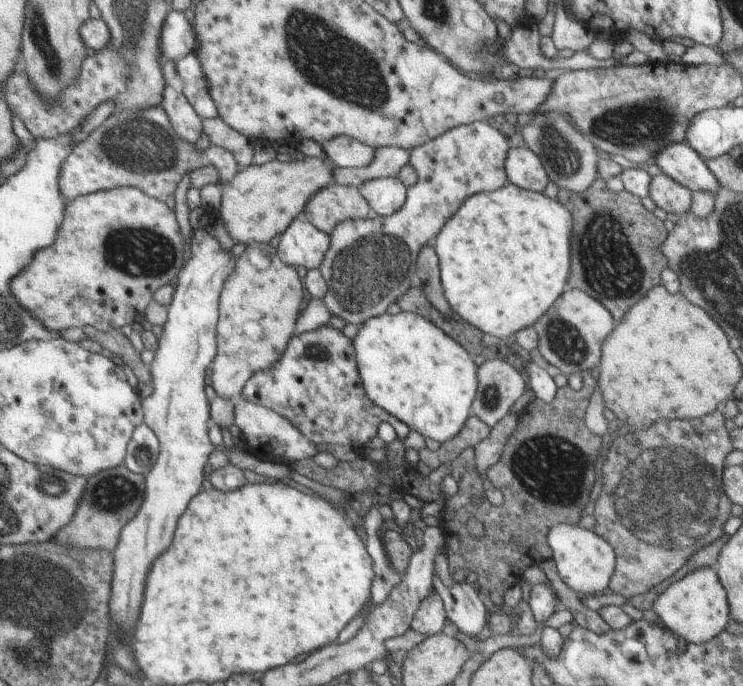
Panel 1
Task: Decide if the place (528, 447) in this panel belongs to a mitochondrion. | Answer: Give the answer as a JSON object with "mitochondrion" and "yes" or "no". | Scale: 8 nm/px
{"mitochondrion":"yes"}

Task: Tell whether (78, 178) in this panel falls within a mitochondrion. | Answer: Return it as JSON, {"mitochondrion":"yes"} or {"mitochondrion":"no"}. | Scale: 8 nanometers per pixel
{"mitochondrion":"no"}

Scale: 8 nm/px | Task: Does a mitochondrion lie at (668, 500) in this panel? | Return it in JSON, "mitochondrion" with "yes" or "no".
{"mitochondrion":"yes"}

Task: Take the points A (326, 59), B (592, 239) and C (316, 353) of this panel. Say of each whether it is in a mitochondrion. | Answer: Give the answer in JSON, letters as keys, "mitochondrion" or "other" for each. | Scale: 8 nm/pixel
{"A":"mitochondrion","B":"mitochondrion","C":"mitochondrion"}

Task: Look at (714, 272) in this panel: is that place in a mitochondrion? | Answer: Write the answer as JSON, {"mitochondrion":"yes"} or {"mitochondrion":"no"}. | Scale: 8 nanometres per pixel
{"mitochondrion":"yes"}

